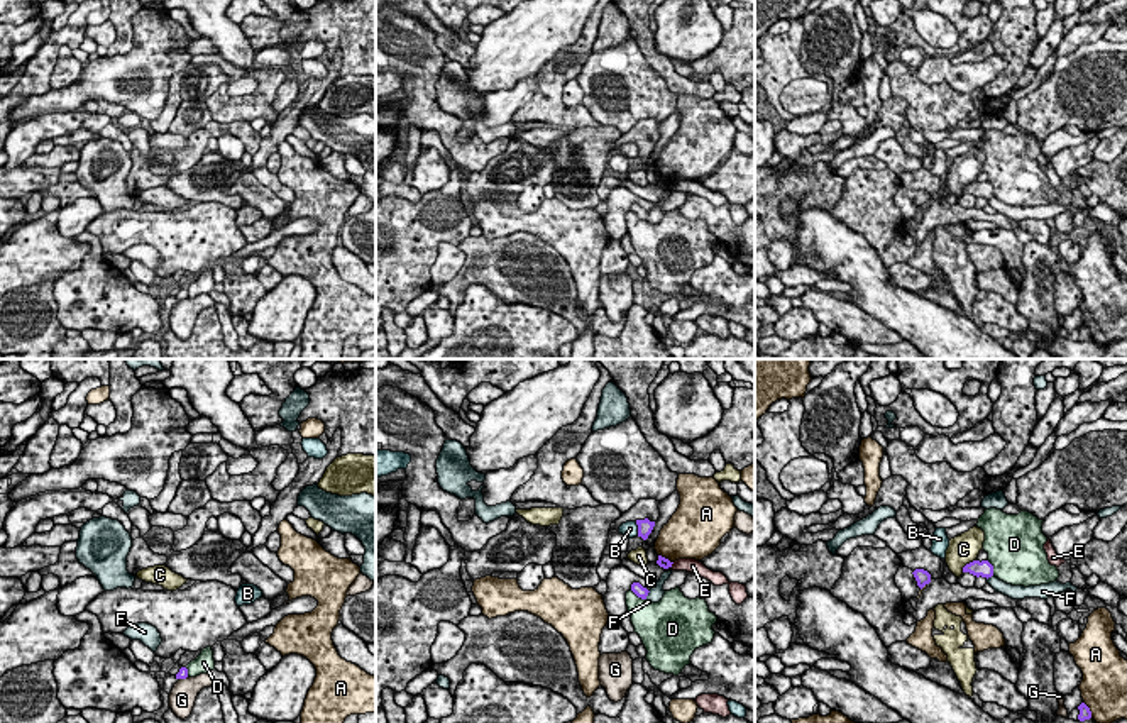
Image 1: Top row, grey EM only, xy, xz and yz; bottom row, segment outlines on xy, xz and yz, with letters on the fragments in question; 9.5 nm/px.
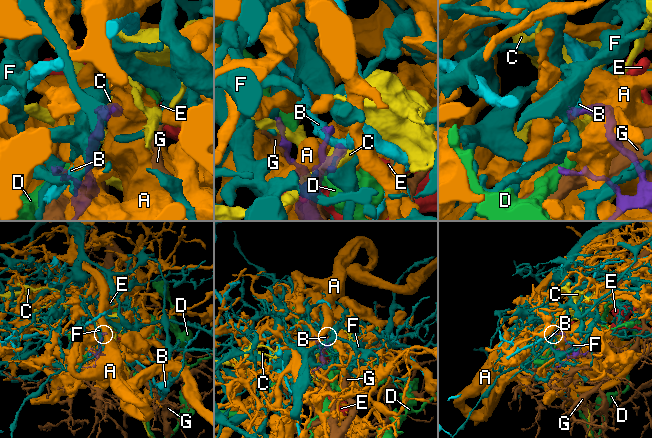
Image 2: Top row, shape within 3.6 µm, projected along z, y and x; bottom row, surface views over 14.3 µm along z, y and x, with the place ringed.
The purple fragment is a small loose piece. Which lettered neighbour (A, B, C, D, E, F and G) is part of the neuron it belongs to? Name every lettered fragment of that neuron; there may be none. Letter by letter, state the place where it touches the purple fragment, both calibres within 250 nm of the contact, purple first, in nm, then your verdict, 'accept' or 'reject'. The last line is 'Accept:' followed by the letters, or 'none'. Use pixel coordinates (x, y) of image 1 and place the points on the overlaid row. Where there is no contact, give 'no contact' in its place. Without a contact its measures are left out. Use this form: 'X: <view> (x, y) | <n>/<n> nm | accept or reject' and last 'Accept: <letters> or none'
A: yz (1088, 710) | 120/440 nm | reject
B: xz (638, 529) | 140/160 nm | reject
C: yz (967, 564) | 160/280 nm | reject
D: xz (638, 596) | 120/320 nm | reject
E: xz (670, 566) | 100/130 nm | reject
F: xz (647, 595) | 120/140 nm | reject
G: xy (183, 678) | 100/260 nm | reject
Accept: none

